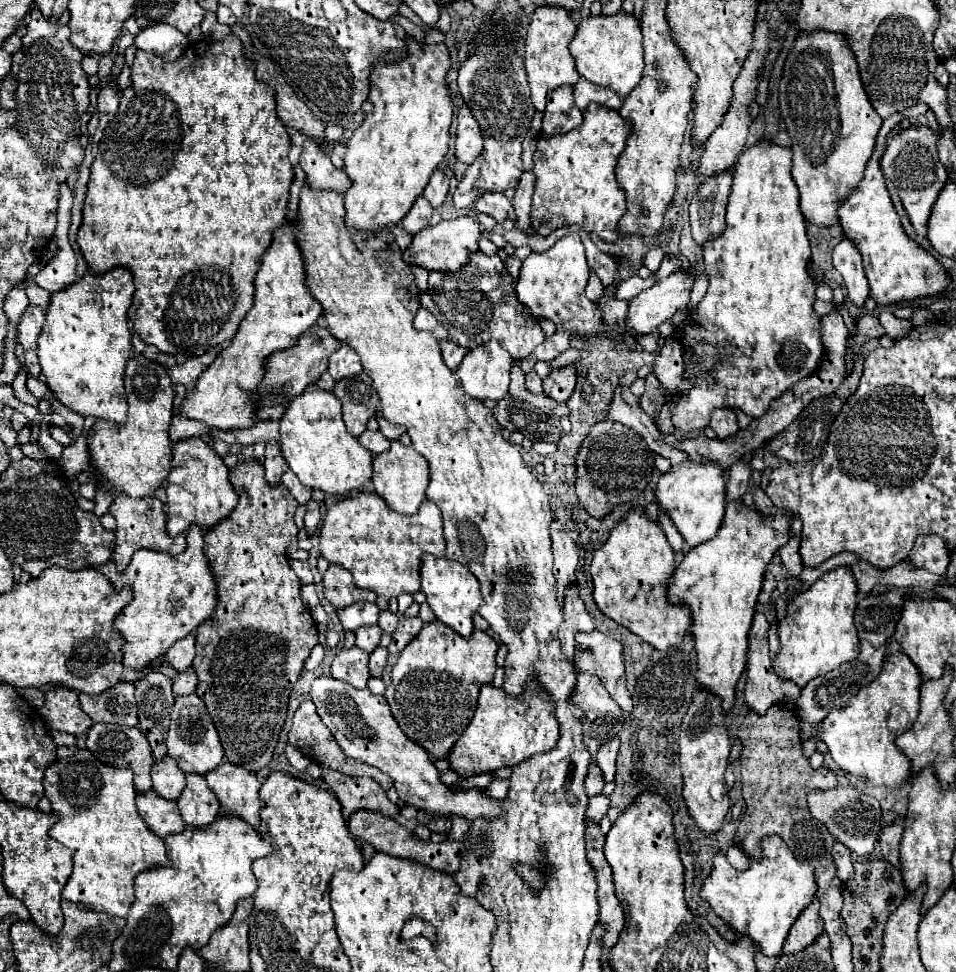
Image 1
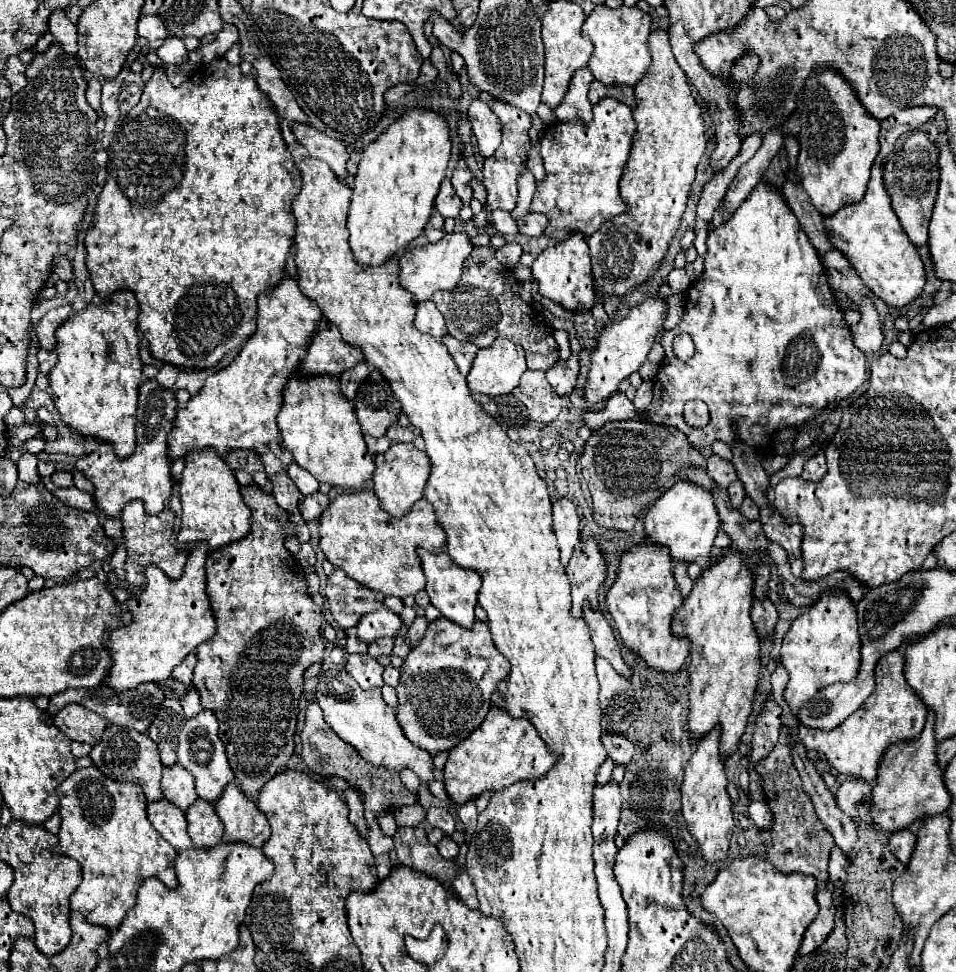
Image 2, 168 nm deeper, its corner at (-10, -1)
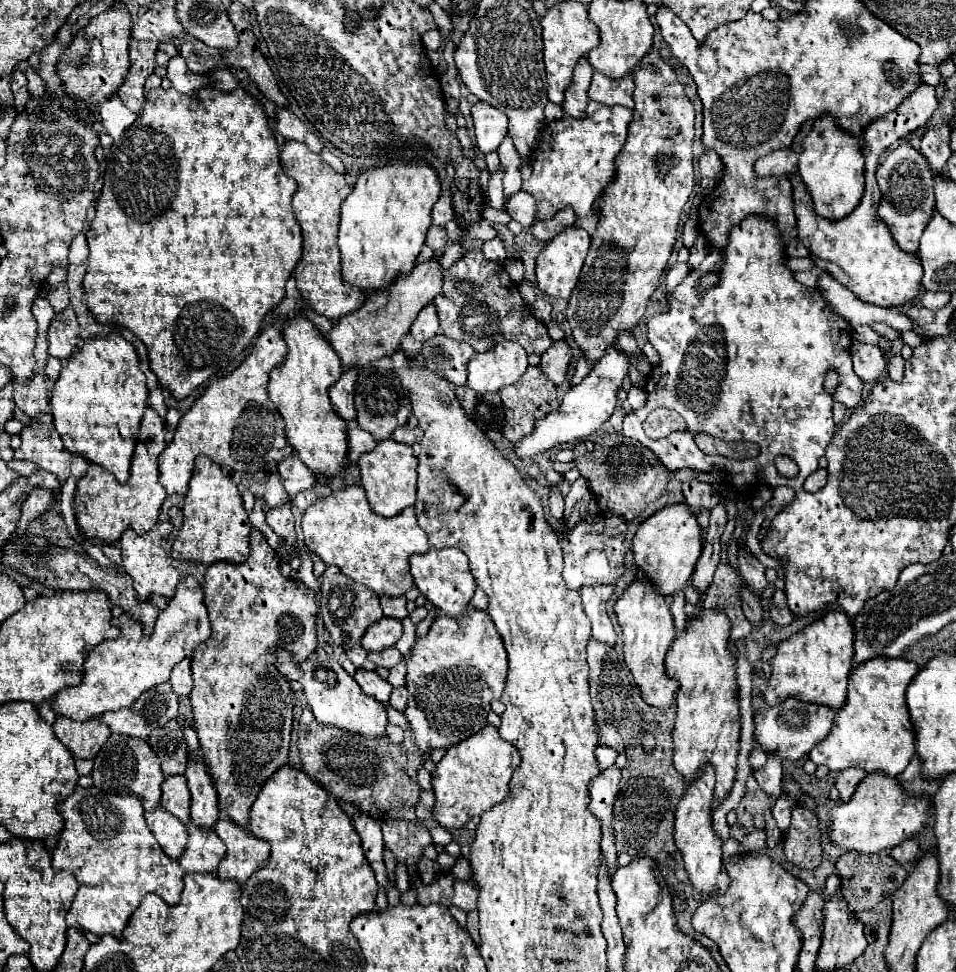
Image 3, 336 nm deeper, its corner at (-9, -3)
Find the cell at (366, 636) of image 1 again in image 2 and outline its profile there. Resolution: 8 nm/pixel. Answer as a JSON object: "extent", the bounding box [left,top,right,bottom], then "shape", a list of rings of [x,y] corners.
{"extent":[367,639,393,657],"shape":[[[377,639],[375,643],[369,643],[367,653],[371,657],[379,657],[379,655],[391,655],[393,649],[393,639]]]}

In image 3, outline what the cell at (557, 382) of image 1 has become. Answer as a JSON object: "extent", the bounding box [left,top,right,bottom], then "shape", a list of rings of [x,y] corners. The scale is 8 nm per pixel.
{"extent":[540,341,572,387],"shape":[[[556,341],[552,343],[552,347],[542,355],[542,363],[540,369],[546,373],[546,377],[560,387],[566,379],[566,371],[568,371],[568,363],[570,363],[572,351],[568,347],[566,341]]]}

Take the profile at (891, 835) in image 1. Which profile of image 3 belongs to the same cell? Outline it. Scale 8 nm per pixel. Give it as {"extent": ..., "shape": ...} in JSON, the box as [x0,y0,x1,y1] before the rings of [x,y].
{"extent":[890,839,918,865],"shape":[[[906,839],[906,841],[900,843],[898,847],[890,849],[890,855],[892,855],[898,863],[908,865],[908,863],[912,863],[912,861],[916,859],[916,855],[918,855],[918,843],[916,843],[914,839]]]}

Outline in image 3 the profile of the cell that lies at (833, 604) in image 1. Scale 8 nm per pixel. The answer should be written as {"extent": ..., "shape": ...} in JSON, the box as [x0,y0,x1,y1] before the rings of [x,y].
{"extent":[764,611,854,709],"shape":[[[834,611],[826,613],[822,619],[814,621],[800,633],[788,637],[778,645],[776,657],[770,661],[772,677],[764,691],[764,701],[768,705],[778,705],[788,697],[800,699],[804,703],[816,703],[840,709],[846,703],[848,673],[852,669],[854,657],[854,631],[848,615]]]}

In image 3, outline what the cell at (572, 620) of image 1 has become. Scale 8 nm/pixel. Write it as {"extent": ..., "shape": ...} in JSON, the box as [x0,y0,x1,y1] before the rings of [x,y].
{"extent":[562,515,628,591],"shape":[[[592,515],[580,521],[578,525],[566,529],[566,541],[562,543],[564,553],[564,571],[562,577],[568,589],[580,591],[582,585],[604,585],[616,583],[616,579],[624,573],[624,539],[628,535],[626,519],[616,515]]]}

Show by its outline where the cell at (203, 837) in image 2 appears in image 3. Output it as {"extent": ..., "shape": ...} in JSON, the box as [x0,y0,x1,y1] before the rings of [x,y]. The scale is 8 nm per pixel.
{"extent":[180,825,226,873],"shape":[[[188,825],[188,847],[180,857],[180,867],[186,873],[210,873],[216,871],[226,847],[218,839],[218,835],[212,829],[198,829],[194,825]]]}

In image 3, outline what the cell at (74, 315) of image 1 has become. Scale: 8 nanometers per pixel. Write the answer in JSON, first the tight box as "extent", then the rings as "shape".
{"extent":[50,333,148,483],"shape":[[[118,333],[104,339],[86,339],[82,351],[76,351],[60,371],[50,405],[54,429],[60,433],[64,449],[104,467],[120,483],[126,483],[138,441],[138,425],[148,405],[146,375],[140,371],[134,345]]]}

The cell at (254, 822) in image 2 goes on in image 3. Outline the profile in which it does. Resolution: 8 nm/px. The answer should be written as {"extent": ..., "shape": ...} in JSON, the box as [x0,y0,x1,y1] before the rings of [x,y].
{"extent":[214,819,270,887],"shape":[[[220,819],[214,831],[226,845],[226,857],[216,871],[218,879],[234,879],[240,887],[244,887],[248,877],[270,859],[268,841],[258,841],[252,833],[248,833],[248,829],[238,827],[230,819]]]}

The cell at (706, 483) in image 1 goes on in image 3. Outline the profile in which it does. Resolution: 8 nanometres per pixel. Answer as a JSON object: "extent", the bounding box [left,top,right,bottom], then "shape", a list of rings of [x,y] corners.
{"extent":[632,503,702,595],"shape":[[[684,503],[668,505],[648,517],[636,531],[632,539],[632,553],[636,567],[662,595],[674,595],[684,589],[694,573],[694,565],[702,553],[700,527]]]}

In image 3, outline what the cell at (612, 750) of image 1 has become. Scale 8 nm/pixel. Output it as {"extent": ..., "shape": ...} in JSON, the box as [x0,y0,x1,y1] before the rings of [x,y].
{"extent":[596,721,624,753],"shape":[[[596,721],[596,725],[598,725],[598,741],[600,741],[602,745],[608,745],[608,747],[612,747],[614,751],[622,753],[622,751],[624,751],[624,741],[622,741],[618,729],[616,729],[614,725],[610,725],[610,723],[598,723],[598,721]]]}

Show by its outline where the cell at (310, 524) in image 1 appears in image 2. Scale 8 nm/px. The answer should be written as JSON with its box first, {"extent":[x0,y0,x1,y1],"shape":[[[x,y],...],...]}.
{"extent":[299,491,329,523],"shape":[[[317,491],[315,495],[307,497],[307,499],[299,505],[299,511],[301,511],[301,515],[305,517],[307,523],[317,523],[321,511],[325,511],[327,507],[329,507],[329,499],[327,499],[327,495],[323,495],[323,493]]]}

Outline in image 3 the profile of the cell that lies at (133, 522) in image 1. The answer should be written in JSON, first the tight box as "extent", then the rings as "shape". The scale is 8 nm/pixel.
{"extent":[120,531,180,601],"shape":[[[126,531],[120,541],[122,557],[124,557],[124,569],[134,579],[134,589],[138,593],[138,601],[148,601],[152,593],[160,593],[162,597],[170,599],[176,593],[176,585],[180,581],[180,573],[168,563],[168,551],[166,551],[166,539],[162,539],[156,533],[136,535],[134,531]]]}

